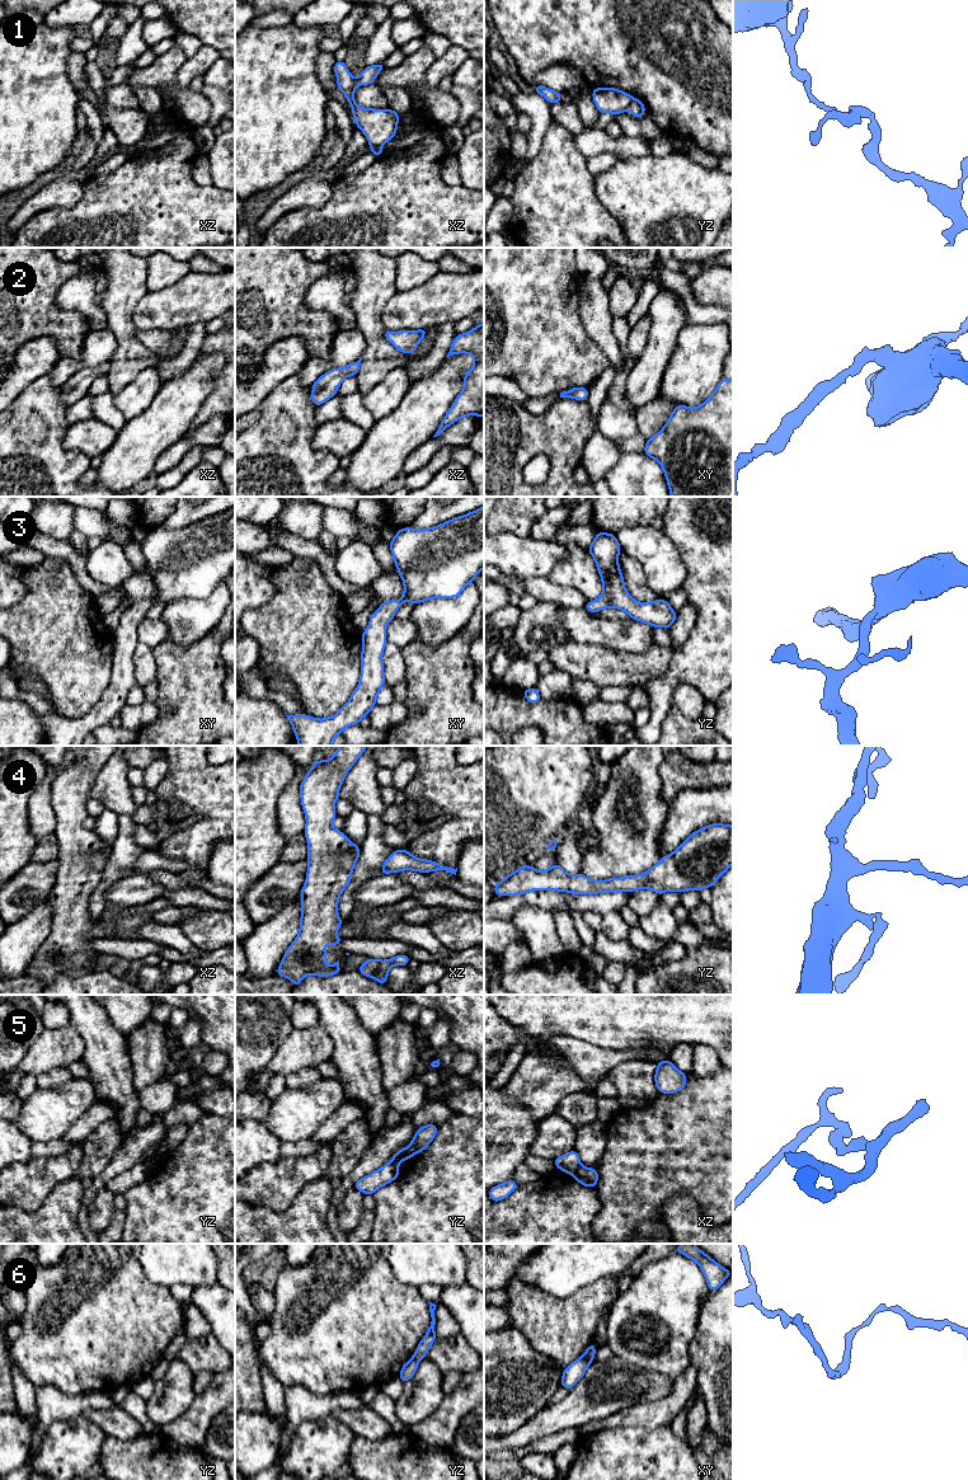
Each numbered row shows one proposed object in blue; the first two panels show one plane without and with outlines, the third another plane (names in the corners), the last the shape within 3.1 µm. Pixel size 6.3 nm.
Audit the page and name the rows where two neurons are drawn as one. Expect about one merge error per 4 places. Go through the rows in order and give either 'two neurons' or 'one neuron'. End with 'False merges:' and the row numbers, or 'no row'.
1: two neurons
2: one neuron
3: one neuron
4: one neuron
5: two neurons
6: two neurons
False merges: 1, 5, 6

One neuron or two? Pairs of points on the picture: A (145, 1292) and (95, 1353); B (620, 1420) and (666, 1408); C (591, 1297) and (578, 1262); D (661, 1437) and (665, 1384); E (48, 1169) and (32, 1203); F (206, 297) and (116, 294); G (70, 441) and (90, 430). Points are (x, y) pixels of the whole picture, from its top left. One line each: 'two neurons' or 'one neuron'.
A: one neuron
B: one neuron
C: two neurons
D: two neurons
E: one neuron
F: two neurons
G: one neuron

